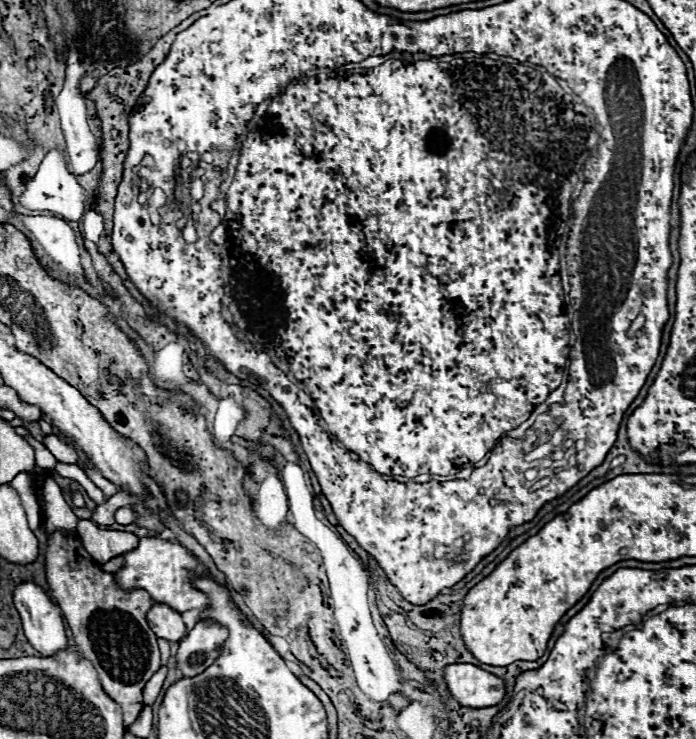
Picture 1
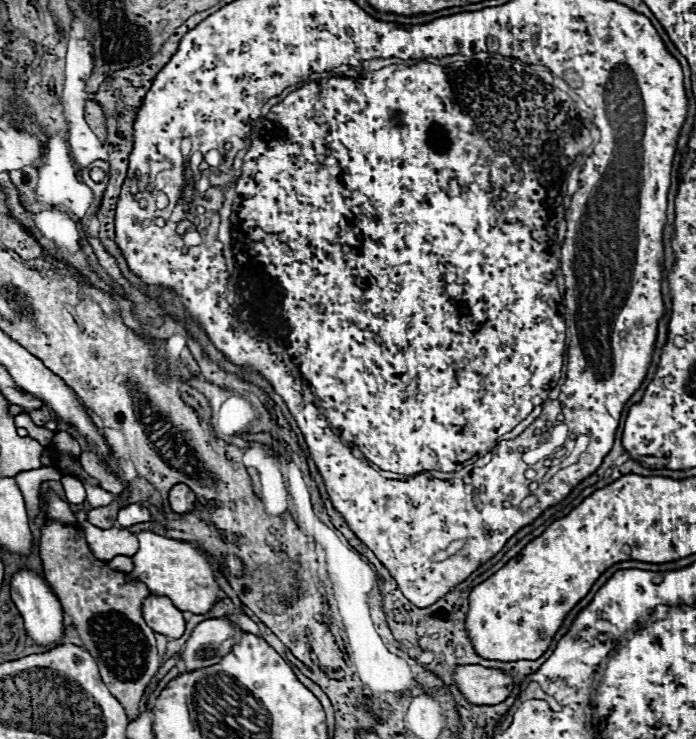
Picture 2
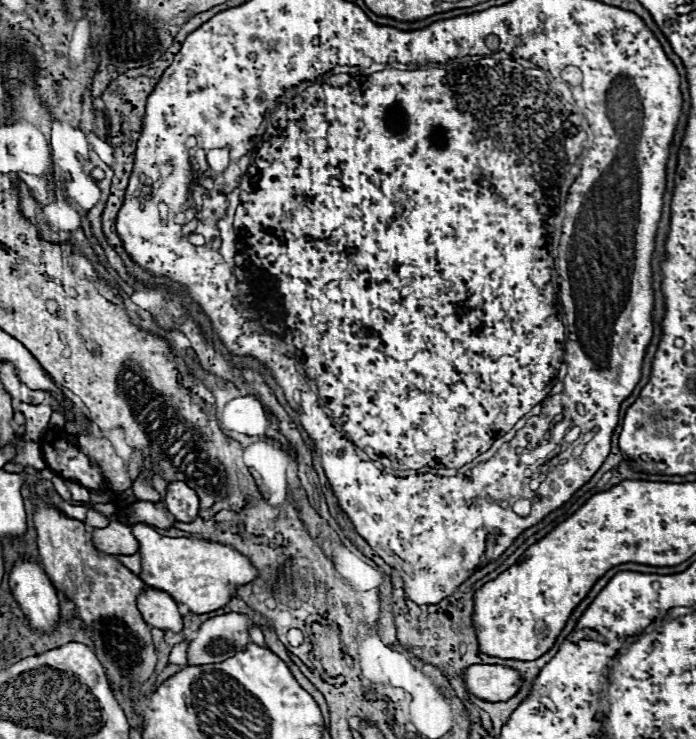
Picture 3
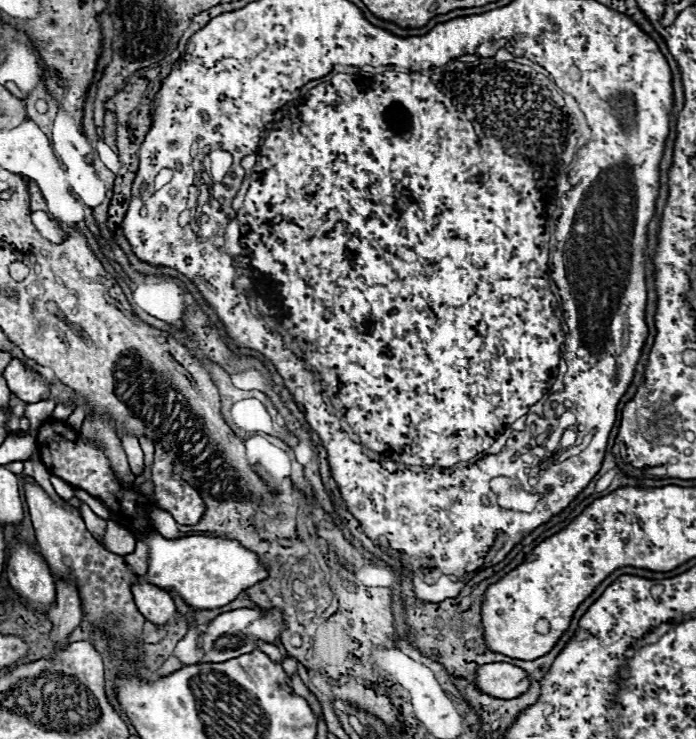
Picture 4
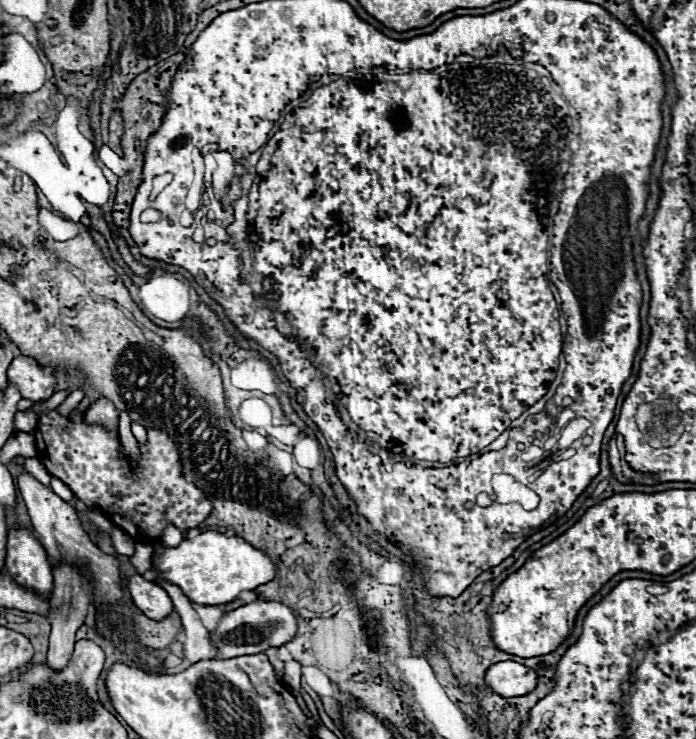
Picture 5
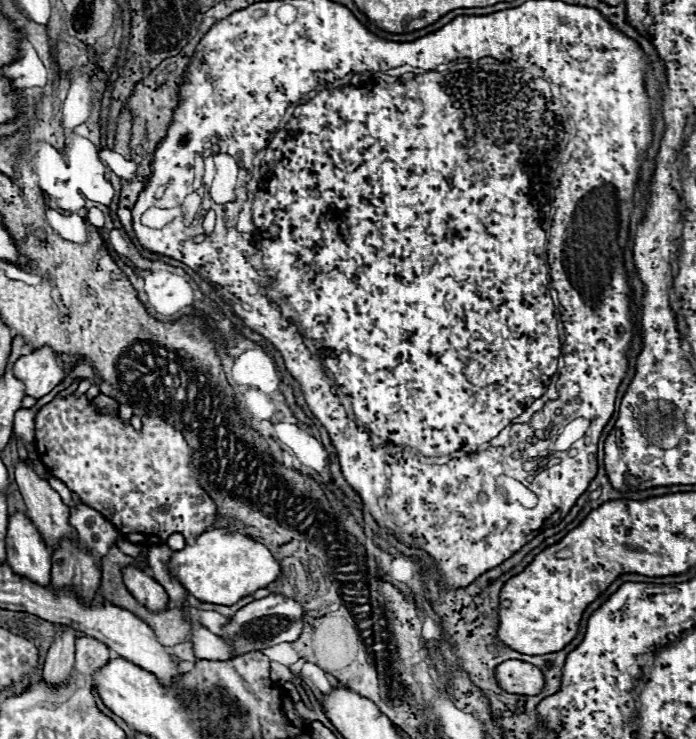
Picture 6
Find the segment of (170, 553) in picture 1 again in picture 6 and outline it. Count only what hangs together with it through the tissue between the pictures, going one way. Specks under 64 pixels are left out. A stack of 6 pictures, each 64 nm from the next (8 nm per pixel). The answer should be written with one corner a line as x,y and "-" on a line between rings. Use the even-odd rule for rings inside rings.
226,530
202,532
192,546
186,544
182,550
172,552
166,566
196,600
222,606
236,604
242,596
272,584
280,576
280,566
264,544
246,534
232,534

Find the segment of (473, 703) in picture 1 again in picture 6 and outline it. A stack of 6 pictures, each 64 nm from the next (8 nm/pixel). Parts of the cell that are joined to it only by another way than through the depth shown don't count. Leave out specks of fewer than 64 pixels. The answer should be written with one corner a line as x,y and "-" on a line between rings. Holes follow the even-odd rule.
506,660
498,664
494,670
494,678
504,692
522,694
522,696
532,696
540,692
544,684
544,676
540,668
520,660

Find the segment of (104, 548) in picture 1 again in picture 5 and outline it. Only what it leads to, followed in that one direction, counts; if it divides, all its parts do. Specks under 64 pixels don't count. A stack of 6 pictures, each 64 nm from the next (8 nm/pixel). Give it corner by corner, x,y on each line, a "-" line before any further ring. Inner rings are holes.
112,526
110,540
112,540
112,546
114,546
114,550
118,554
124,554
124,556
132,556
134,554
134,540
124,530

